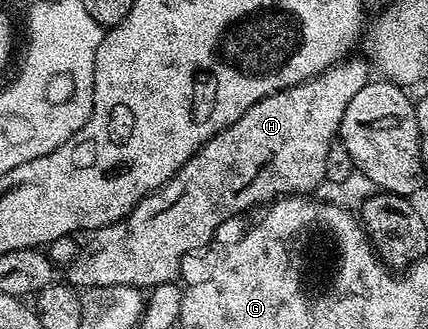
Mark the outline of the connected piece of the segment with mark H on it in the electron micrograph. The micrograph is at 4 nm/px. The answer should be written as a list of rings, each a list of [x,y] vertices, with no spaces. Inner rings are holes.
[[[354,58],[343,59],[302,84],[265,96],[235,124],[213,136],[168,183],[147,194],[122,220],[91,231],[90,241],[82,244],[82,253],[76,262],[65,265],[65,283],[79,290],[149,290],[157,284],[169,284],[179,279],[182,259],[192,252],[205,249],[209,245],[206,243],[217,234],[218,227],[225,220],[232,219],[237,212],[253,204],[265,205],[278,197],[313,193],[317,185],[326,179],[325,166],[329,148],[338,140],[338,127],[344,118],[344,110],[348,110],[348,102],[352,102],[356,93],[372,79],[371,65],[365,59],[350,59]]]

